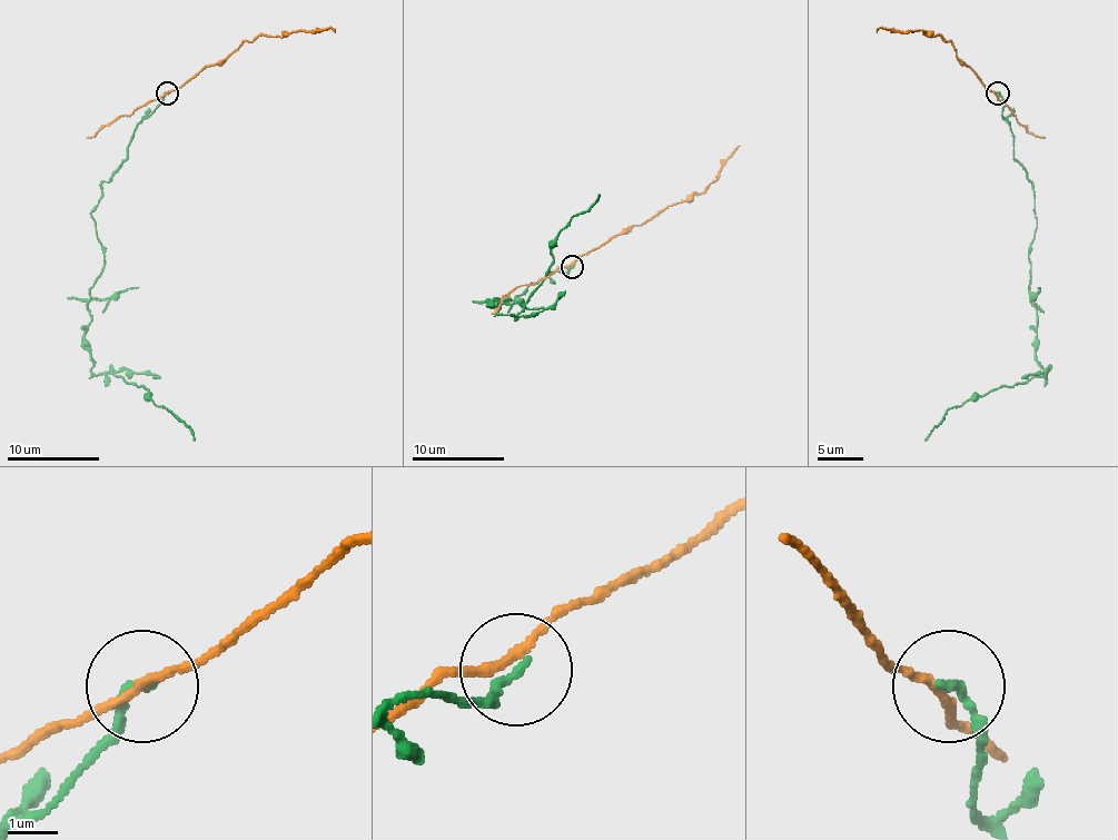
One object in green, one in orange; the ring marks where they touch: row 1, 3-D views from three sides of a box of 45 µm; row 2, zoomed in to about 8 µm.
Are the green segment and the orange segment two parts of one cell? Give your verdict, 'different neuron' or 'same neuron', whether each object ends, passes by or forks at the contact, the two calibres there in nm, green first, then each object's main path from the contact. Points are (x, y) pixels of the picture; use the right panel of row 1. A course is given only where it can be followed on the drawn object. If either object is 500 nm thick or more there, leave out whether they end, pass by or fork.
different neuron; green ends there; orange passes by; 190 nm thick on the green side, 160 nm on the other; green runs (997, 92), (1012, 157), (1034, 185), (1029, 290), (1036, 359), (1047, 373), (971, 396), (926, 440); orange runs (997, 92), (956, 56), (953, 45), (941, 35), (932, 37), (926, 32), (884, 28), (877, 32)

